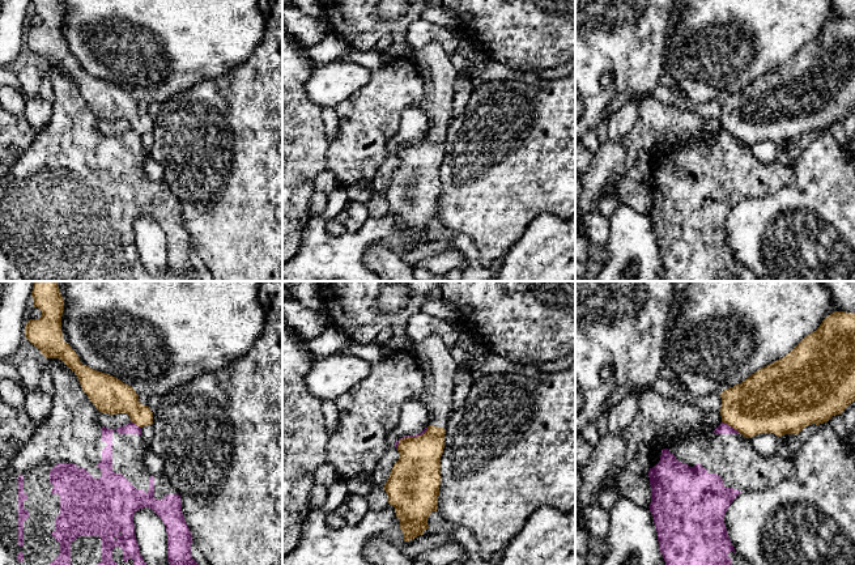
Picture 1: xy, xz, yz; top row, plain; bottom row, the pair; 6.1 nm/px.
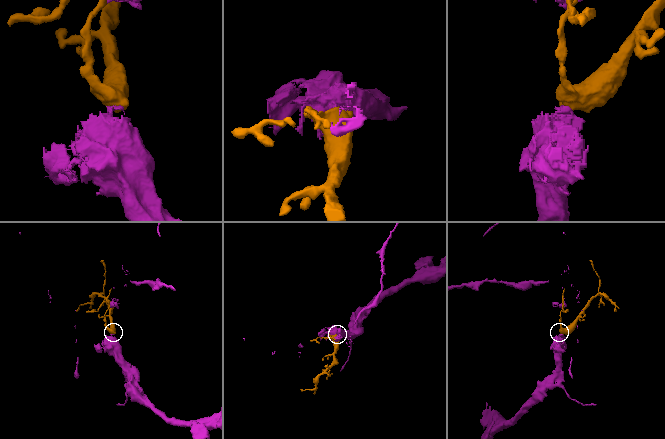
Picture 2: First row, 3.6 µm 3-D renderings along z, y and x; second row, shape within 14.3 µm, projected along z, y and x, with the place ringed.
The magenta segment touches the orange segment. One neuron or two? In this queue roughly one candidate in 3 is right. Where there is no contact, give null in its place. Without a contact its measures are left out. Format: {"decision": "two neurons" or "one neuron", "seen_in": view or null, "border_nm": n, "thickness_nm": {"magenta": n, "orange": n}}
{"decision": "two neurons", "seen_in": "yz", "border_nm": 140, "thickness_nm": {"magenta": 70, "orange": 360}}

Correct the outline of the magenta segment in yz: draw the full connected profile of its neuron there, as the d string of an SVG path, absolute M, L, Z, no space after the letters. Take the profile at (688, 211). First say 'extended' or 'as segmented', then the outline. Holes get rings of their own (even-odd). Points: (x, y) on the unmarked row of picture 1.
extended; M724 129L715 135L714 140L707 144L699 137L692 143L664 146L651 154L648 214L654 224L659 256L665 268L664 281L756 281L754 275L735 260L724 231L726 218L741 199L763 197L795 179L792 166L778 161L763 163L753 156L746 144Z

